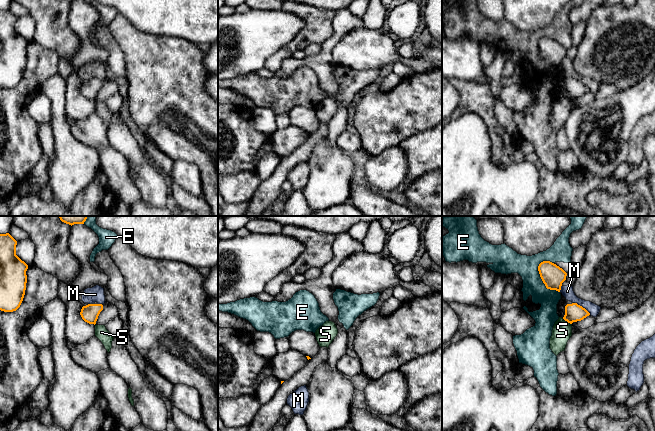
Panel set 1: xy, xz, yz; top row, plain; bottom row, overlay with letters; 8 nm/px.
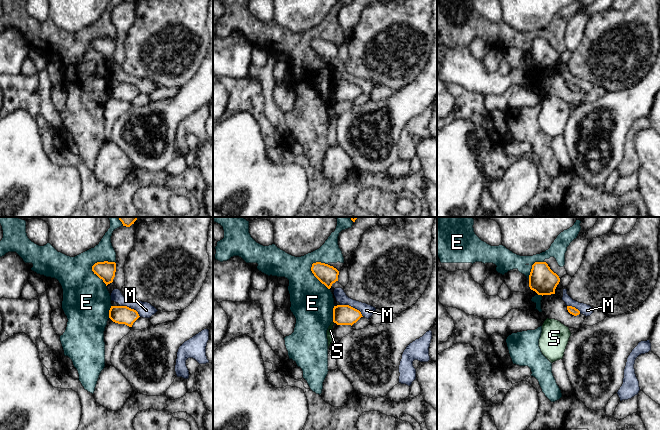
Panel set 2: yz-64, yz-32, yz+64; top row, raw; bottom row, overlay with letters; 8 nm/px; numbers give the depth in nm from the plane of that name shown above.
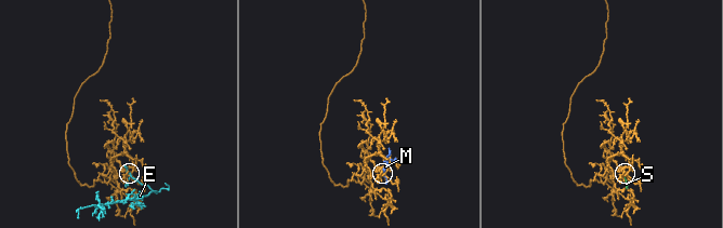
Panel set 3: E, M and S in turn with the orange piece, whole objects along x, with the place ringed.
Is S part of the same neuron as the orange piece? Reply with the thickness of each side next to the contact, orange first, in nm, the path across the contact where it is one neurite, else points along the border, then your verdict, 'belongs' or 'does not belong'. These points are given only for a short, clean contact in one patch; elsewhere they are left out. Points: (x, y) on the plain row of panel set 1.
140 nm thick on the orange side, 160 nm on the other; border along yz (562, 94), (571, 100); does not belong

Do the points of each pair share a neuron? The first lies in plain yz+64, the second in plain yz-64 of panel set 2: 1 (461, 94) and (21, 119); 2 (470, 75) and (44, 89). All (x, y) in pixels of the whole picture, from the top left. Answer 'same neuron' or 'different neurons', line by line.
1: different neurons
2: different neurons

